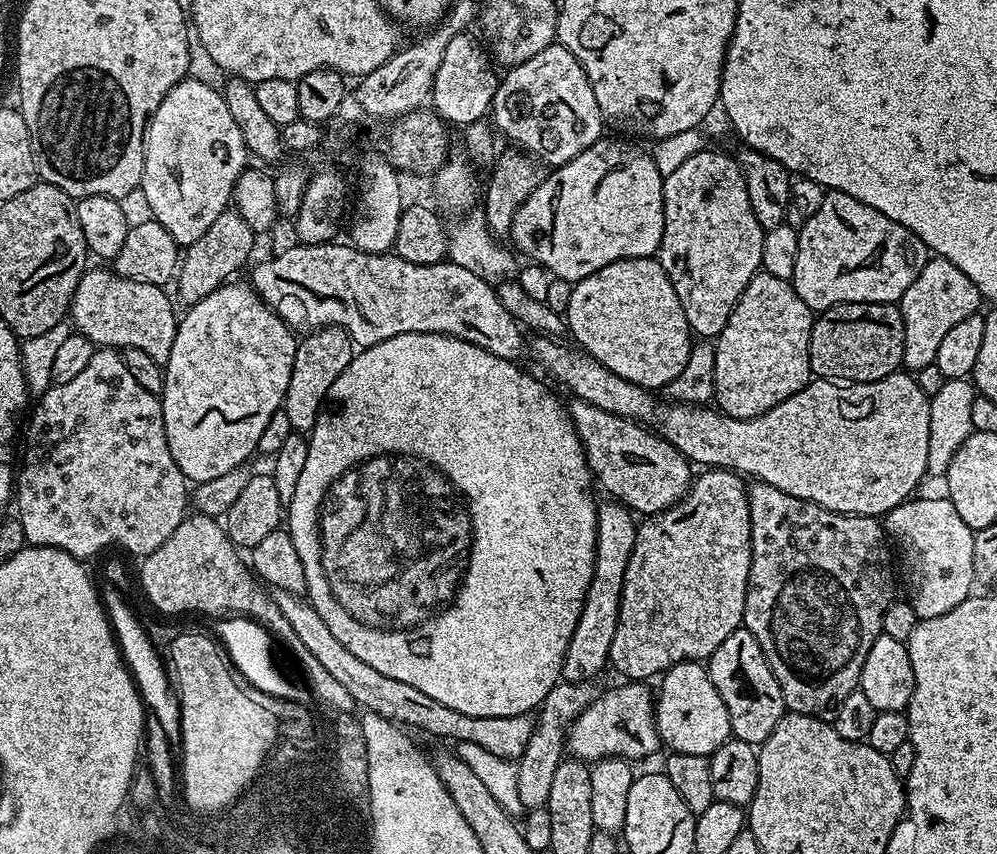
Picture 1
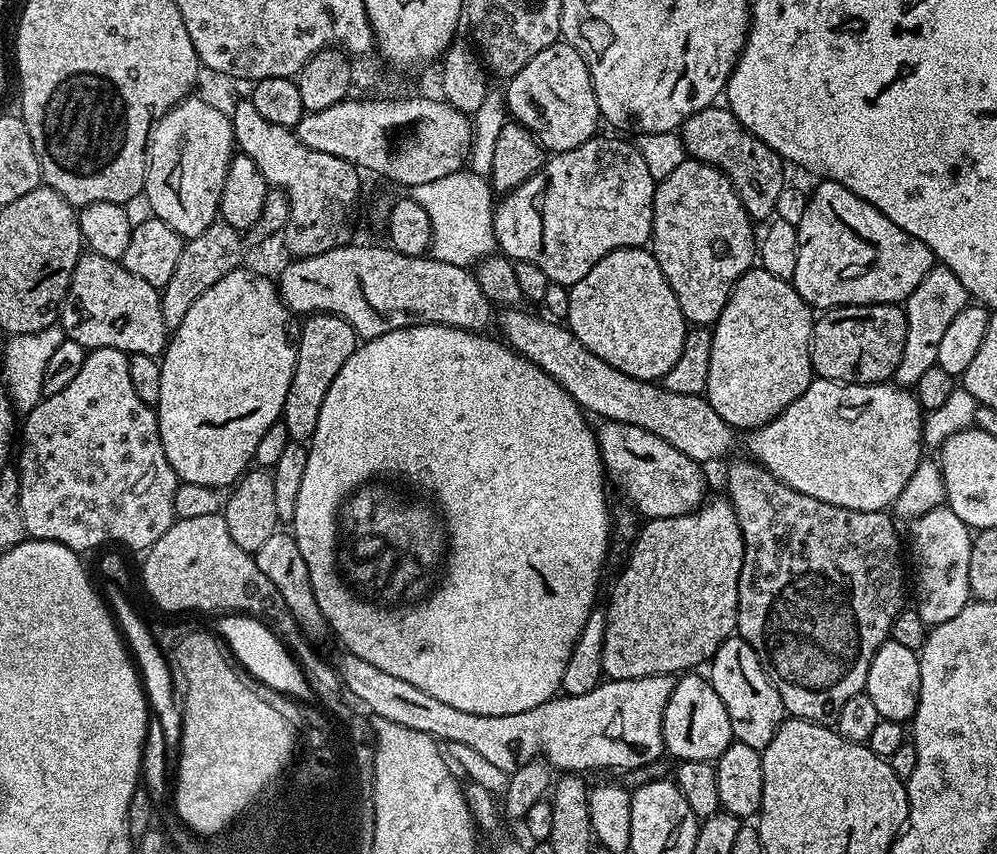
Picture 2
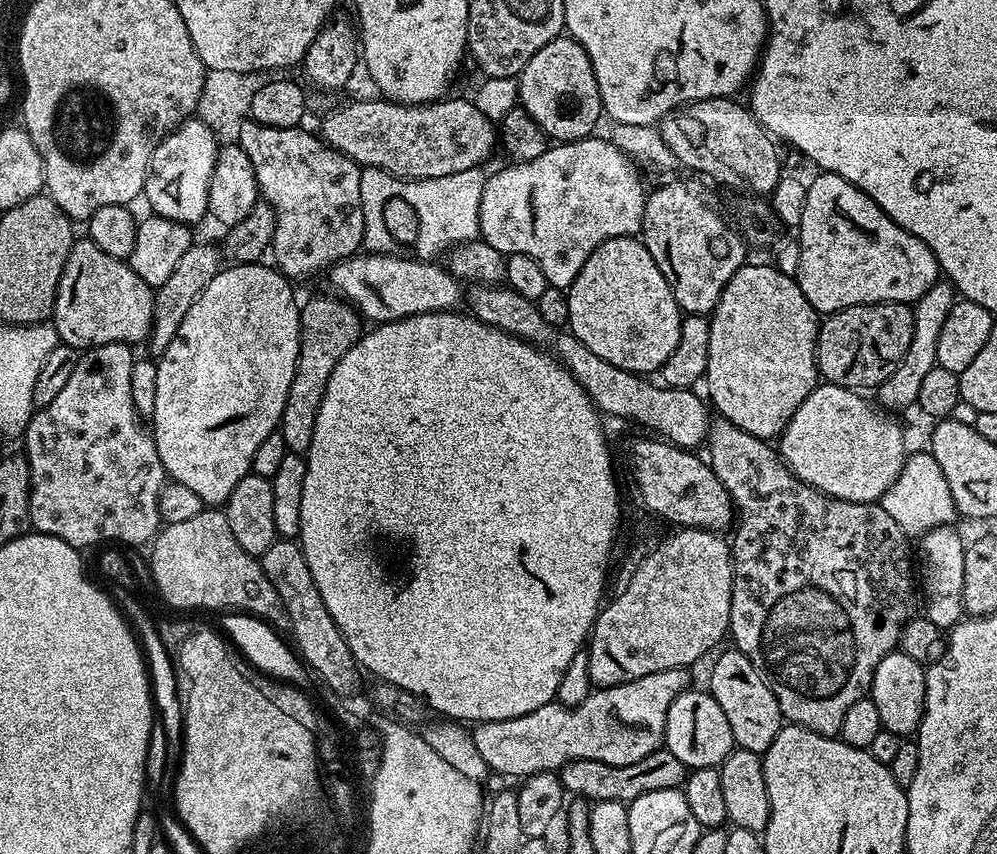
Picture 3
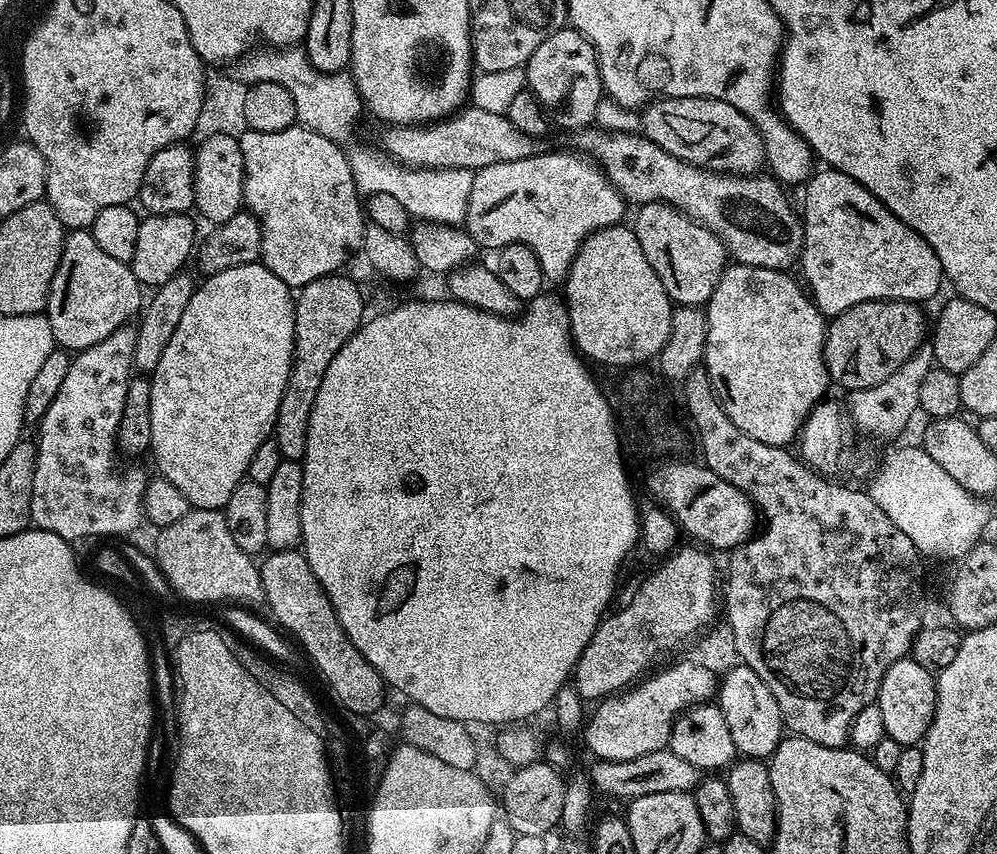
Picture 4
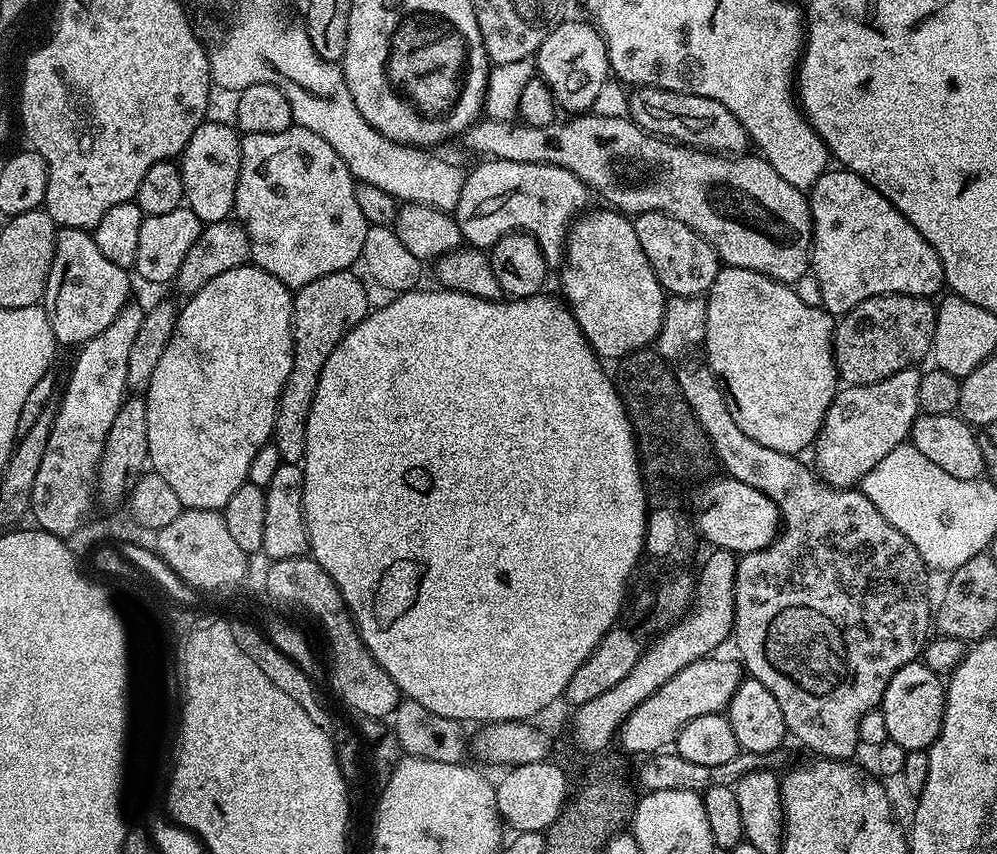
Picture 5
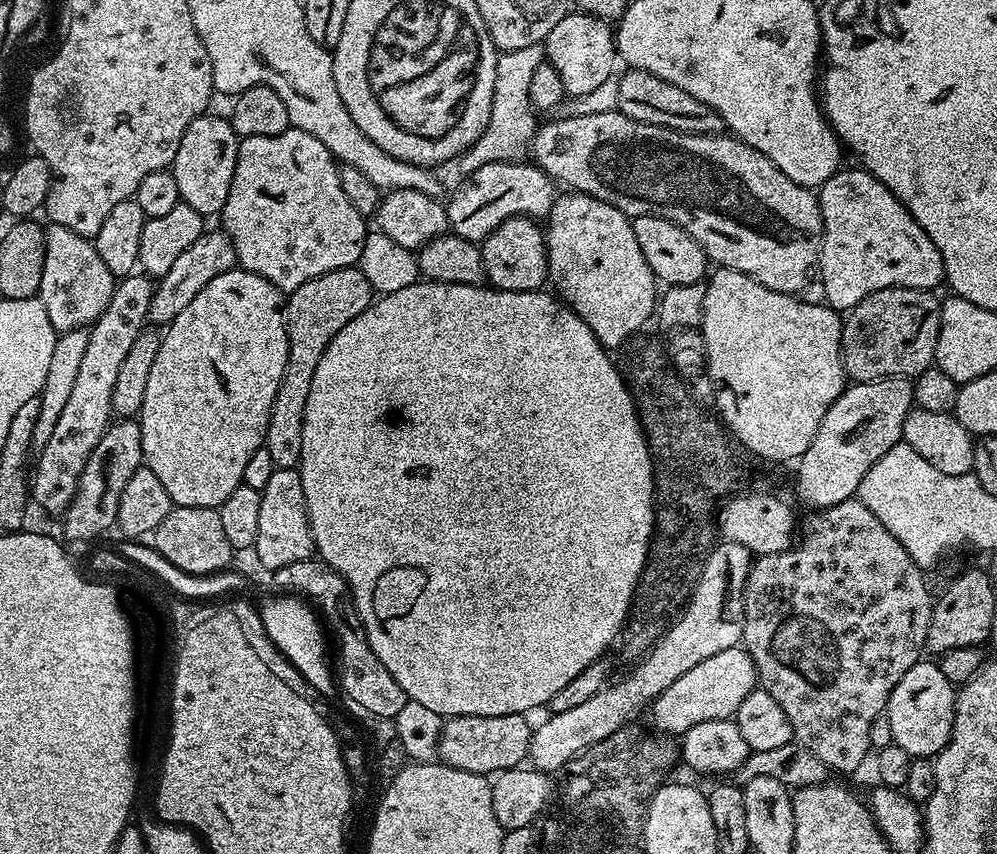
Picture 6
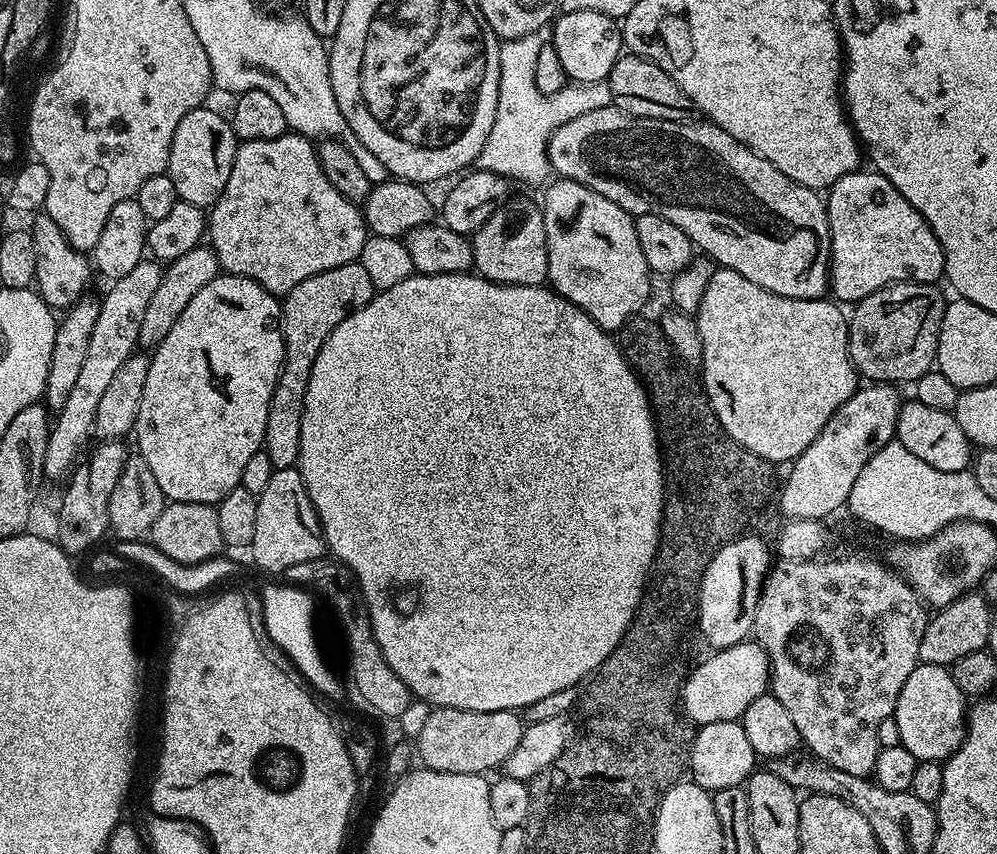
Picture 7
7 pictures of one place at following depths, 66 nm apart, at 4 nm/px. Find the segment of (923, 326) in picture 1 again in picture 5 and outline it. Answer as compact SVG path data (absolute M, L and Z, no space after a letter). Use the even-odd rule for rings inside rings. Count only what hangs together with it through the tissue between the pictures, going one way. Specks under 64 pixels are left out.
M913 366L906 370L898 370L898 374L890 374L890 378L882 378L873 384L849 384L841 387L837 391L836 396L832 400L832 405L826 410L824 415L824 425L820 428L820 433L816 435L814 441L814 453L816 452L815 471L821 480L832 488L850 488L859 485L866 474L870 474L870 470L874 470L874 466L878 466L878 462L882 462L882 458L886 458L886 454L890 454L890 450L894 450L899 444L905 443L909 439L912 431L912 424L916 421L917 416L921 415L920 403L918 402L918 382L920 381L921 369Z

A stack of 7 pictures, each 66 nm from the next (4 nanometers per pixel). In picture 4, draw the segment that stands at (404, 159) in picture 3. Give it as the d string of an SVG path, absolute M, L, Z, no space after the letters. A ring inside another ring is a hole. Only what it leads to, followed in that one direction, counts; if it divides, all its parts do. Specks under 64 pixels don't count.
M465 106L431 124L393 124L383 129L379 147L407 168L470 168L479 170L498 162L518 162L537 155L537 141L514 130L505 114Z

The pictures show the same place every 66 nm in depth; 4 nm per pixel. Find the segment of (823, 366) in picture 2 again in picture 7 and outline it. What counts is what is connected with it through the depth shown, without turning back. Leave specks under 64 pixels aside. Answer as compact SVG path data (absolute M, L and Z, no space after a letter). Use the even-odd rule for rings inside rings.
M887 284L856 301L848 316L848 353L857 373L863 379L865 376L865 381L915 382L922 374L933 371L946 303L946 296L938 289L936 284Z

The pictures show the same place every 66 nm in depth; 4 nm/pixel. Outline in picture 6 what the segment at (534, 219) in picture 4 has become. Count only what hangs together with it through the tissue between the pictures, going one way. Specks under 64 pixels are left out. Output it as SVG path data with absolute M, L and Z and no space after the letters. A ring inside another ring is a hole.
M532 162L487 164L459 182L461 184L453 190L452 197L446 200L448 227L455 235L477 242L482 242L494 229L502 226L506 218L547 217L558 197L552 177Z

